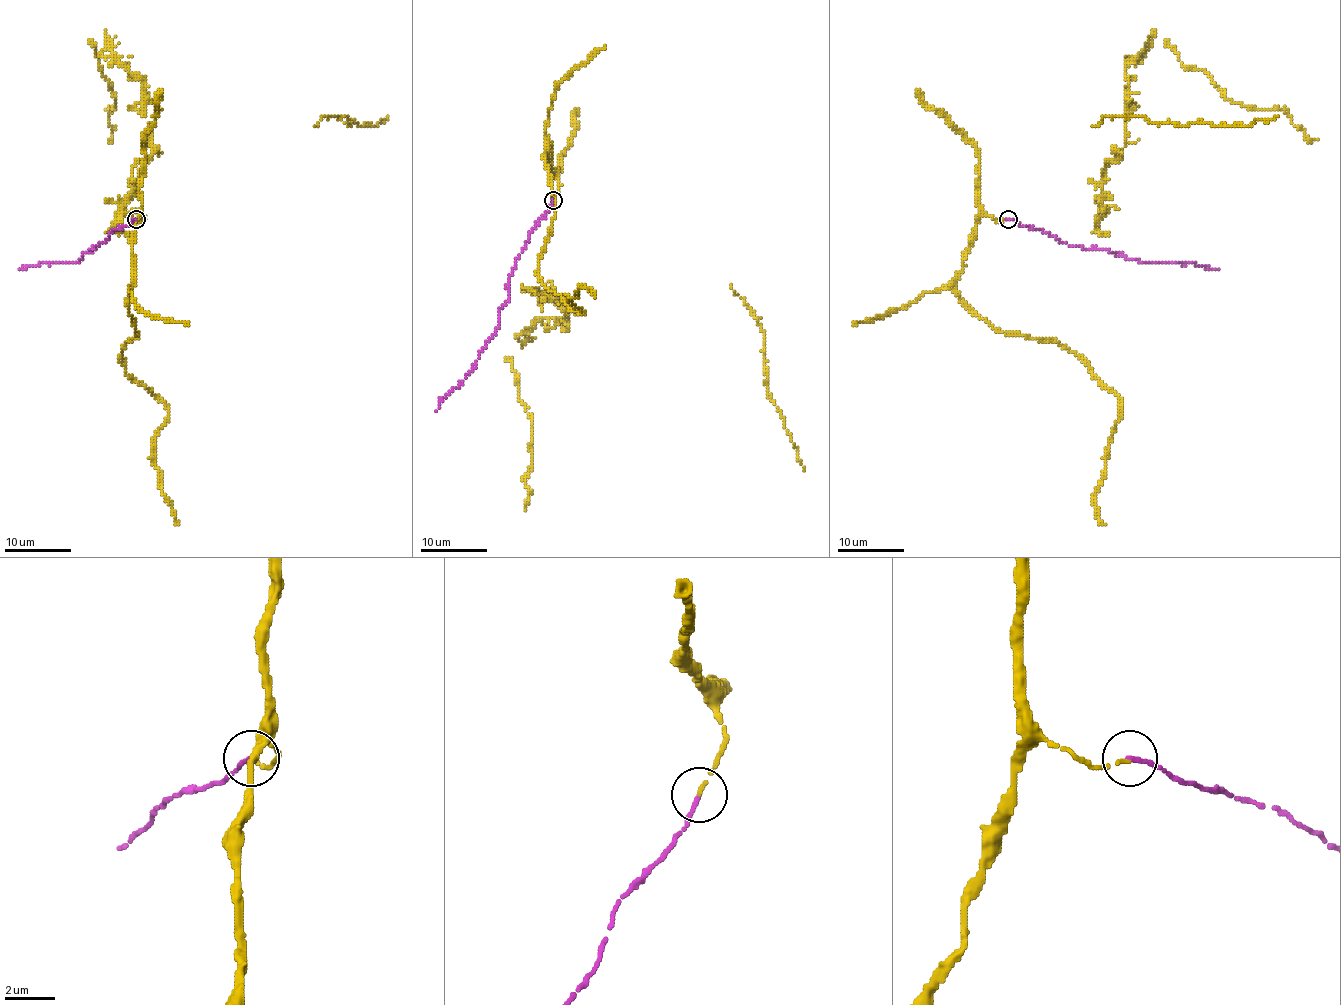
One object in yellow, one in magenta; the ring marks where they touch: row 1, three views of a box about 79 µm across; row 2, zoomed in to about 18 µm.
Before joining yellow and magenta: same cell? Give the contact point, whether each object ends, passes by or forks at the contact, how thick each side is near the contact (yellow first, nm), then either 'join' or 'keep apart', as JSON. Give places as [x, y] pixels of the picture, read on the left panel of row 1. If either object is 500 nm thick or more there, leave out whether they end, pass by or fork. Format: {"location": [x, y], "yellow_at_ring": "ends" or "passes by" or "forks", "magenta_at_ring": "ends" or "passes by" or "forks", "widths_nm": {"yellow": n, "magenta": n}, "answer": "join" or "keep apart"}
{"location": [136, 219], "yellow_at_ring": "ends", "magenta_at_ring": "ends", "widths_nm": {"yellow": 140, "magenta": 190}, "answer": "join"}

